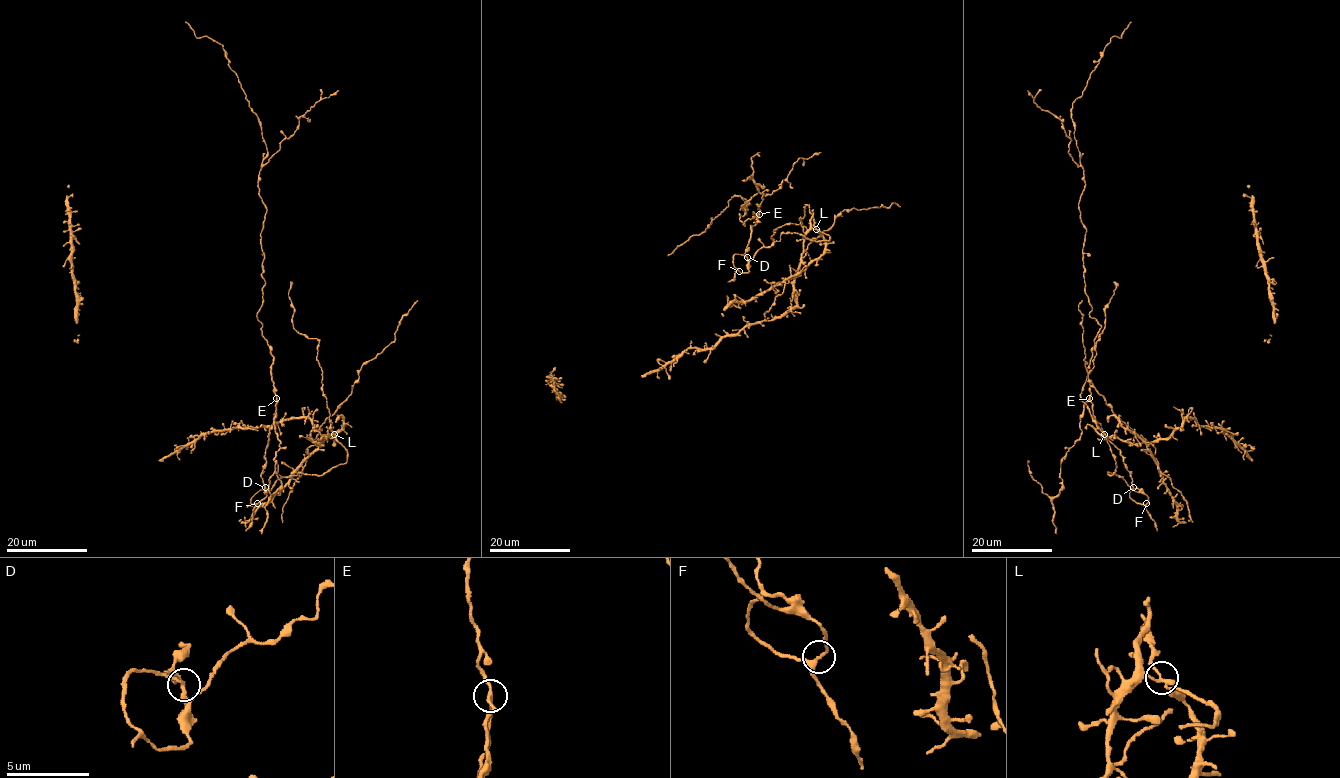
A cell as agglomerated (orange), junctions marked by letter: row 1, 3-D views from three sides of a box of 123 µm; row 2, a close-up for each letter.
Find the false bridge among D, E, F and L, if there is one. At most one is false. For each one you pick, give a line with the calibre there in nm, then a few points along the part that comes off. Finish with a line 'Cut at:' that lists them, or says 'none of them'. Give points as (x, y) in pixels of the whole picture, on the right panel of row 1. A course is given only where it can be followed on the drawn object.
E: 200 nm | (1089, 399), (1080, 419), (1080, 437), (1060, 464), (1062, 485), (1055, 496), (1042, 491), (1029, 471), (1029, 460)
Cut at: E

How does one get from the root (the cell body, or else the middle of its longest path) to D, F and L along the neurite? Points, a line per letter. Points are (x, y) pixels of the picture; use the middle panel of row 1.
D: (790, 233), (783, 233), (779, 241), (762, 247), (748, 263), (747, 257)
F: (790, 233), (783, 233), (779, 241), (762, 247), (749, 261), (748, 271), (739, 271)
L: (790, 233), (802, 234), (816, 241), (829, 240), (828, 235), (816, 229)

